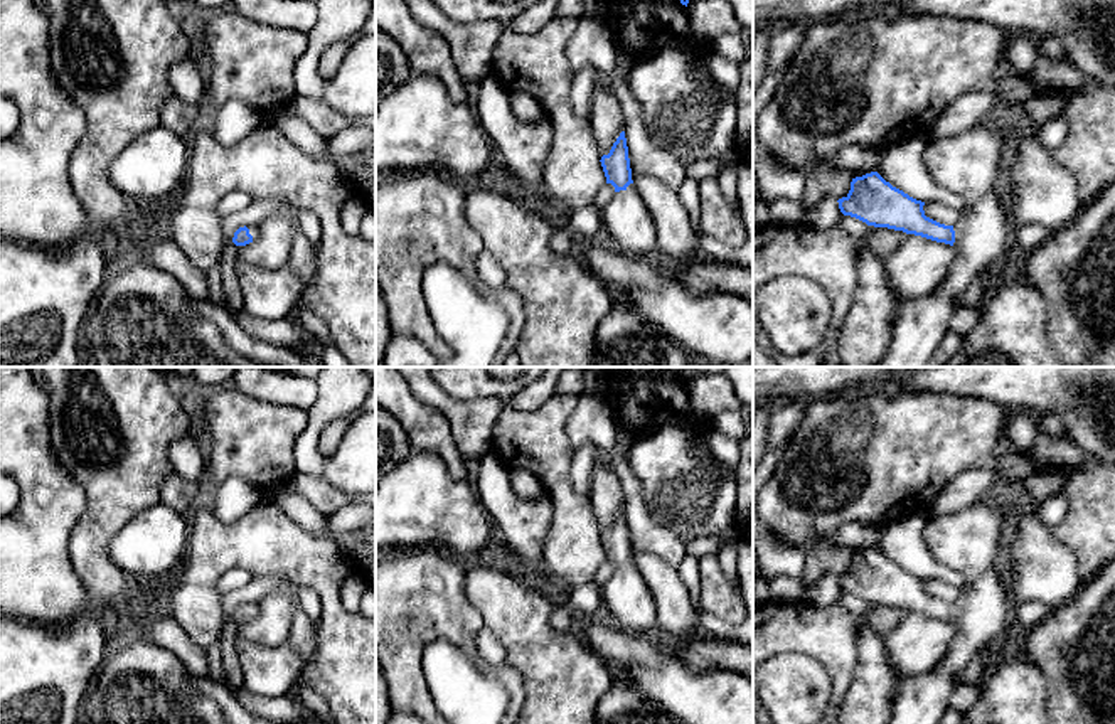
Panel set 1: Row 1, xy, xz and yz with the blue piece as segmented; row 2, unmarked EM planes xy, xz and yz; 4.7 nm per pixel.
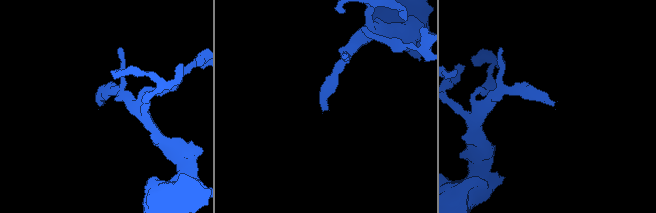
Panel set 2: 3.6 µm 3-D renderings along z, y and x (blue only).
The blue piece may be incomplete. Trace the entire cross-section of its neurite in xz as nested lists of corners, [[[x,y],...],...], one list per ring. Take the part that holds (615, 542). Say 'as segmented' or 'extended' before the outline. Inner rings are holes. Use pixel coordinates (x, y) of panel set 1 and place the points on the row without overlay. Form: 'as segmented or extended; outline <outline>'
extended; outline [[[625,508],[608,532],[601,534],[606,561],[615,564],[613,576],[600,588],[601,601],[620,621],[622,630],[638,635],[657,635],[655,601],[632,557]]]

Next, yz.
extended; outline [[[878,549],[852,556],[849,571],[837,579],[844,593],[856,594],[867,603],[921,613],[950,621],[957,628],[947,653],[931,670],[915,673],[899,682],[899,697],[894,700],[888,724],[936,724],[948,709],[952,692],[962,684],[958,675],[979,652],[1004,638],[1016,608],[1011,598],[1011,586],[992,566],[980,578],[968,583],[955,603],[945,603],[926,594],[923,588],[925,579],[893,564]]]

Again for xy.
extended; outline [[[244,603],[234,610],[232,620],[236,621],[236,625],[239,628],[246,621],[253,620],[258,615],[258,611],[259,611],[258,603]]]

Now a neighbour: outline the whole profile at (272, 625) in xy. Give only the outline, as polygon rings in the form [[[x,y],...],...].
[[[296,586],[283,588],[264,596],[258,604],[258,615],[237,628],[237,635],[248,641],[280,647],[288,643],[293,615],[298,608]]]

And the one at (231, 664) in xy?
[[[231,621],[222,631],[222,667],[226,672],[226,685],[237,690],[243,685],[243,668],[236,650],[237,625]]]

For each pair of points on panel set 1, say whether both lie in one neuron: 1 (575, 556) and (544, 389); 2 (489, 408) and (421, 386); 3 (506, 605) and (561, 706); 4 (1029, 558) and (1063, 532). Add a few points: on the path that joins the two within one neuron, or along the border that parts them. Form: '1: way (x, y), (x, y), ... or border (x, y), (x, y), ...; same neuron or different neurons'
1: border (556, 394), (531, 409), (507, 406); different neurons
2: way (472, 408), (450, 408), (438, 399); same neuron
3: way (524, 630), (533, 647), (561, 676), (561, 681); same neuron
4: border (1050, 529), (1073, 553), (1078, 571); different neurons

